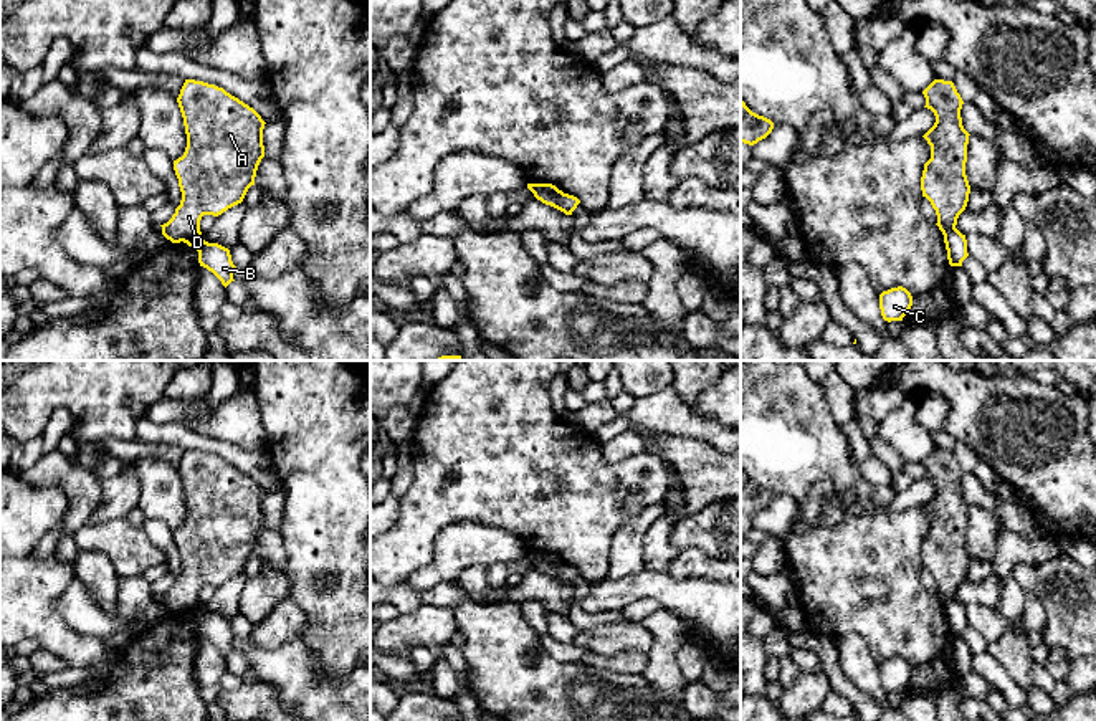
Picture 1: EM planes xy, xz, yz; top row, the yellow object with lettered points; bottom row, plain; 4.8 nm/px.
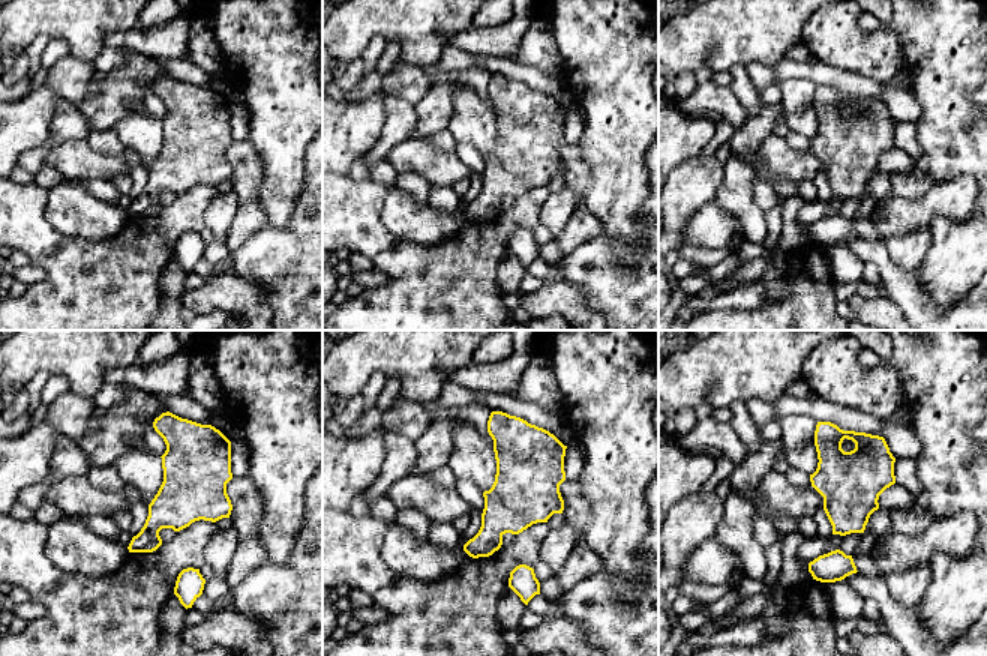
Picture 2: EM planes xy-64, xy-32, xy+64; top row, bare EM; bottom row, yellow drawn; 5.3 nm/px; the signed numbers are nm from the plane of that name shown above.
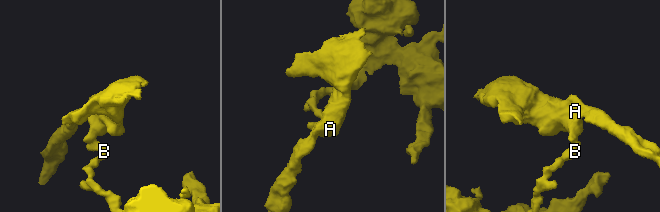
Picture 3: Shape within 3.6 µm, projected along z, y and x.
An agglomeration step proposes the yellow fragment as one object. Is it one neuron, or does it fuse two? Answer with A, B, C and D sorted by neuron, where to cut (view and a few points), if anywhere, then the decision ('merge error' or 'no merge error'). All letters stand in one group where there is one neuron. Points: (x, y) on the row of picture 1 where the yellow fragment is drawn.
groups A D / B C; cut xy (199, 230), (184, 242); merge error

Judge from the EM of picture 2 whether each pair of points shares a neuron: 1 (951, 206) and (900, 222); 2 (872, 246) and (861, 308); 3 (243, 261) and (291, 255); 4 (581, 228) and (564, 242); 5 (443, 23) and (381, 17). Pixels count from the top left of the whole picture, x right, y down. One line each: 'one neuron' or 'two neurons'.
1: one neuron
2: two neurons
3: one neuron
4: one neuron
5: one neuron

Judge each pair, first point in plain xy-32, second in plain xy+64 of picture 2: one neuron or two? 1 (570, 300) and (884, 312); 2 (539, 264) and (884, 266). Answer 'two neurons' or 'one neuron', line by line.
1: one neuron
2: two neurons

